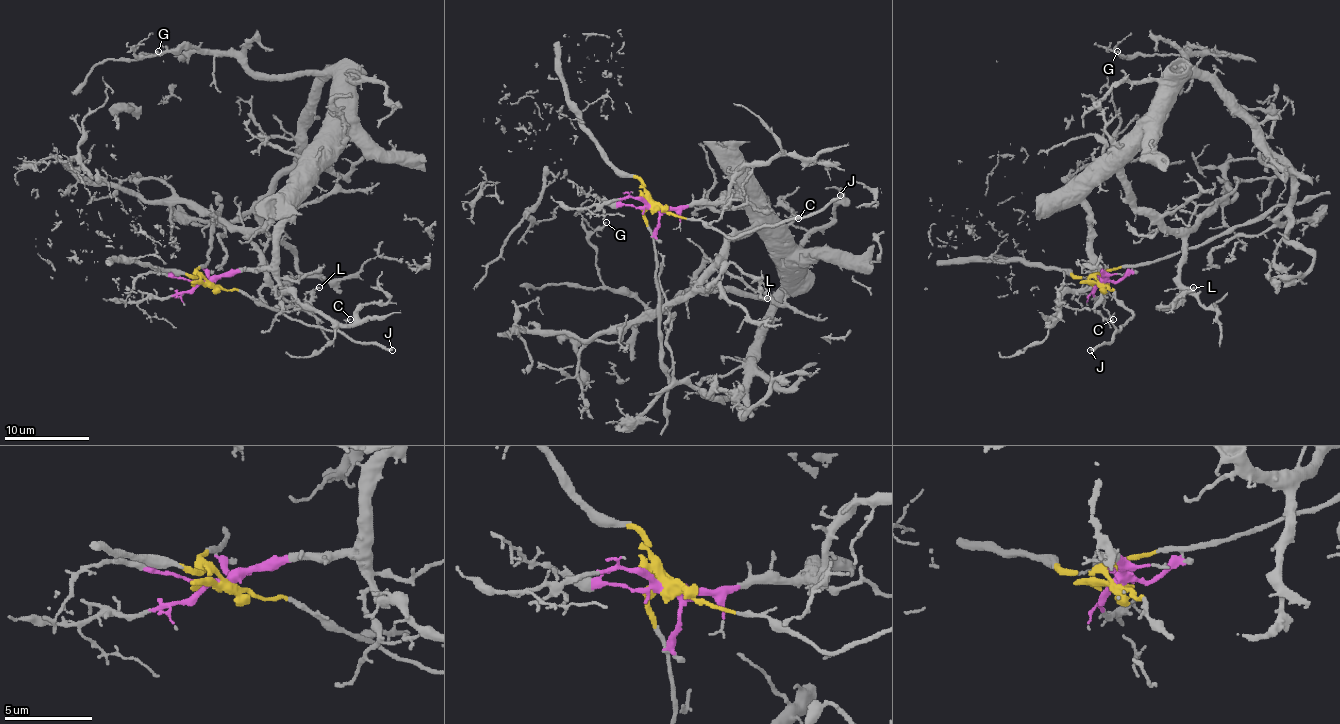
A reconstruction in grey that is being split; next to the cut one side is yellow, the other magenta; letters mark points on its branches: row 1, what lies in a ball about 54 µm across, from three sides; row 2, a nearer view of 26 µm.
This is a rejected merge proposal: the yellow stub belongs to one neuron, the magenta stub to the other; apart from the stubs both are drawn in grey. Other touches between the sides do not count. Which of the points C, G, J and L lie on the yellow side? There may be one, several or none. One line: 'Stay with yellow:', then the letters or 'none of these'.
Stay with yellow: C, J

